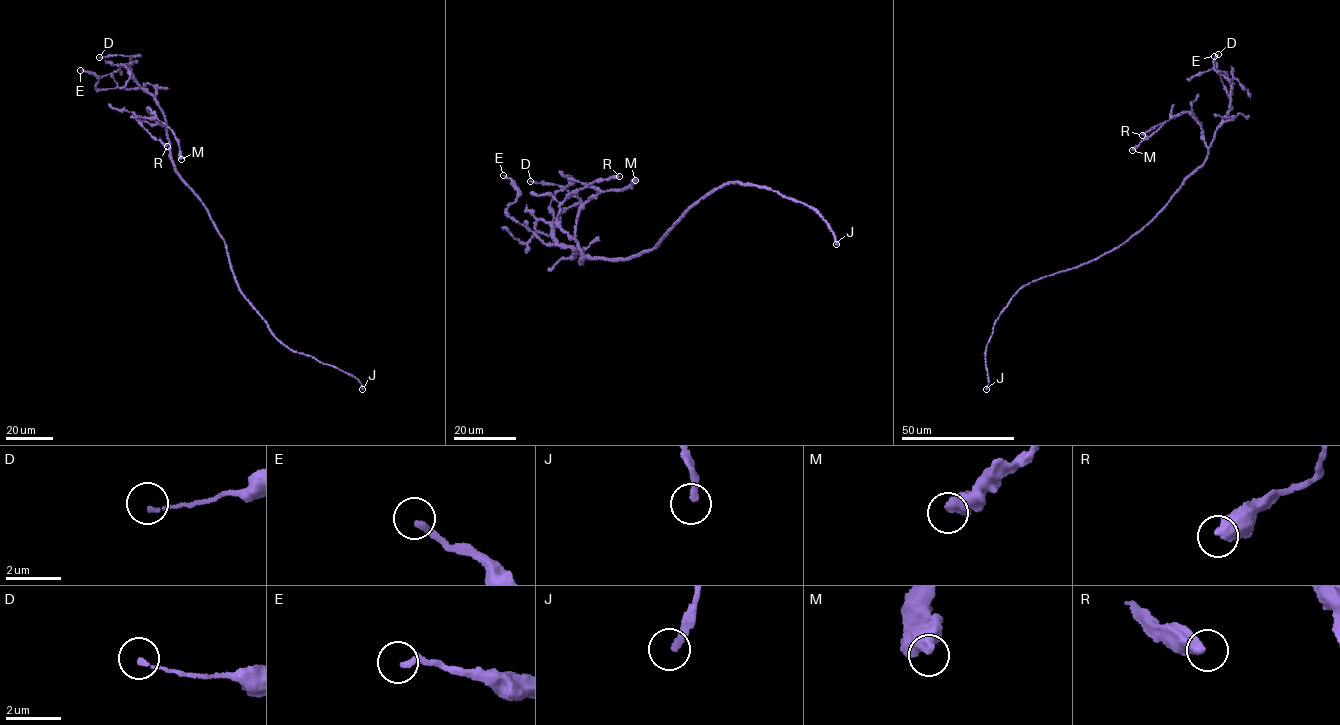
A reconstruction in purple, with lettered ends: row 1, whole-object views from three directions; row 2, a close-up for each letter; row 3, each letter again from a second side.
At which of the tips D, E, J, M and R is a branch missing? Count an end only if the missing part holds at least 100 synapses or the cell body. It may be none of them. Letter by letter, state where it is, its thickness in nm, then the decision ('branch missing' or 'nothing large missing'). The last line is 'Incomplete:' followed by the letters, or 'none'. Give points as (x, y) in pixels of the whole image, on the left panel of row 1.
D: at (99, 57); 120 nm thick; nothing large missing
E: at (80, 70); 220 nm thick; nothing large missing
J: at (362, 389); 220 nm thick; branch missing
M: at (181, 159); 600 nm thick; nothing large missing
R: at (167, 146); 440 nm thick; nothing large missing
Incomplete: J

